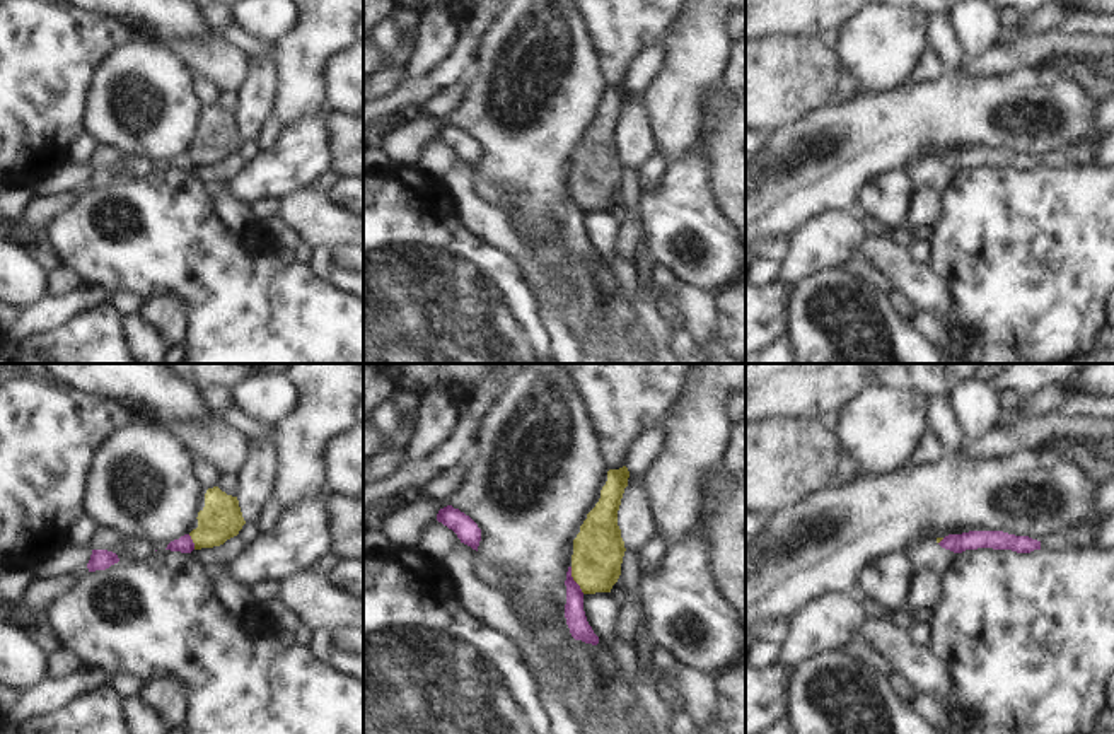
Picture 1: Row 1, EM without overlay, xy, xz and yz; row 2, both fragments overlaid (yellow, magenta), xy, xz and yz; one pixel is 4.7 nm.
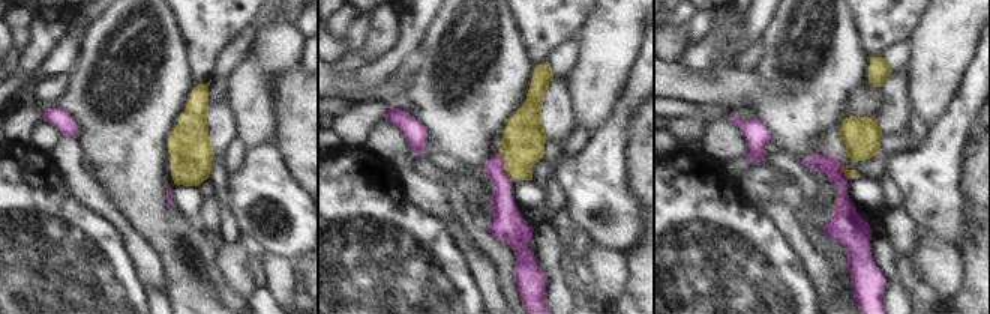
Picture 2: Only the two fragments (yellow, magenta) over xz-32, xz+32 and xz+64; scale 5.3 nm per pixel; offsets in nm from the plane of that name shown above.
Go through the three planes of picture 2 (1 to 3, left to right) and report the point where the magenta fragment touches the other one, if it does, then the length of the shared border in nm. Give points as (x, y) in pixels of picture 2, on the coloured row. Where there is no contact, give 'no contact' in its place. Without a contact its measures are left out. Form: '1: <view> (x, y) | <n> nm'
1: no contact
2: xz+32 (504, 167) | 180 nm
3: xz+64 (843, 172) | 80 nm

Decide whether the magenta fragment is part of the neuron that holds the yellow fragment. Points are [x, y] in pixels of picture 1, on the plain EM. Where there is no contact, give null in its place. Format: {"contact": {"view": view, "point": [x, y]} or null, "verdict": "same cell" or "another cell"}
{"contact": {"view": "xz", "point": [574, 197]}, "verdict": "another cell"}

